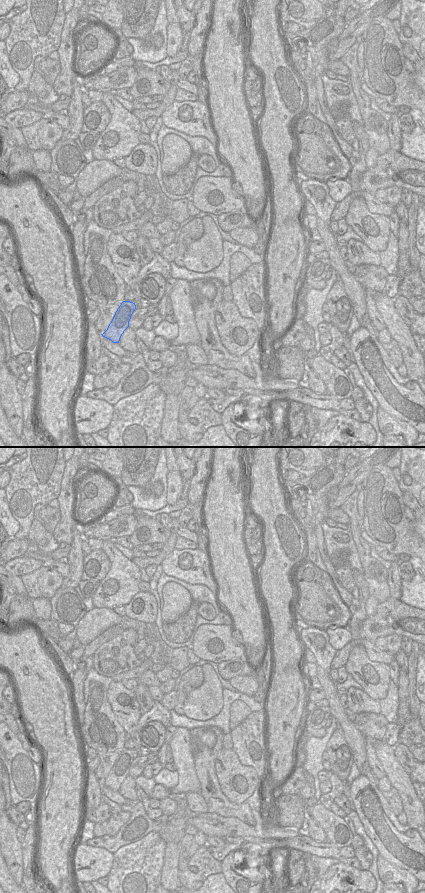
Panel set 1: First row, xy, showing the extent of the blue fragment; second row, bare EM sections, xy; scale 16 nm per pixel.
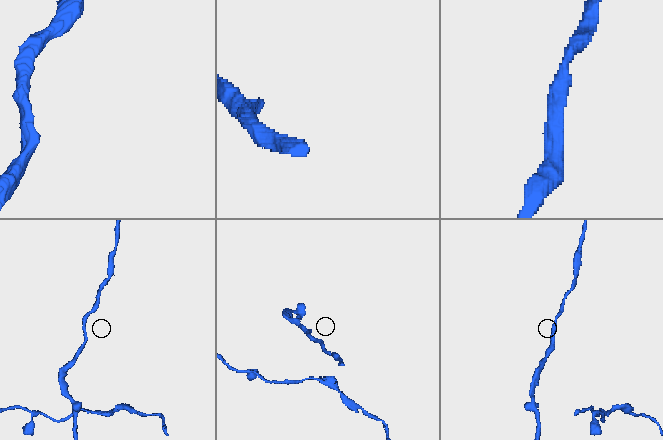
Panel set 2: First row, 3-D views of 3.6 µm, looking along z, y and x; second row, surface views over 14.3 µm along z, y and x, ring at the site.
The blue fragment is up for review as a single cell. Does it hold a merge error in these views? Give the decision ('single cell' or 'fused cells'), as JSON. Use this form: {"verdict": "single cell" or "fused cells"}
{"verdict": "fused cells"}

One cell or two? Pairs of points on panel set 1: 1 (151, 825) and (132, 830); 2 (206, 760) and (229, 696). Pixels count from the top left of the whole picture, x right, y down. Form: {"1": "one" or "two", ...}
{"1": "one", "2": "two"}

